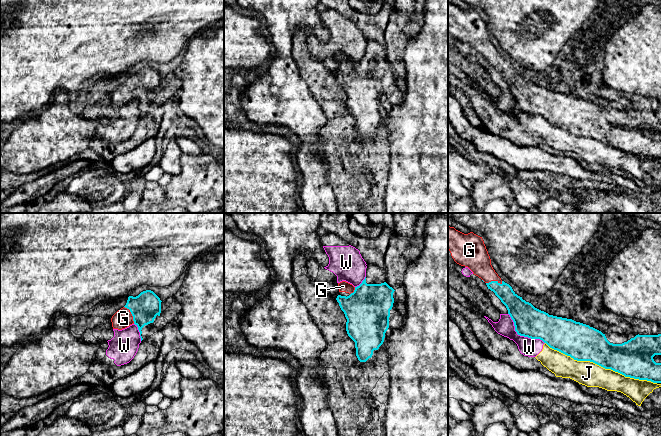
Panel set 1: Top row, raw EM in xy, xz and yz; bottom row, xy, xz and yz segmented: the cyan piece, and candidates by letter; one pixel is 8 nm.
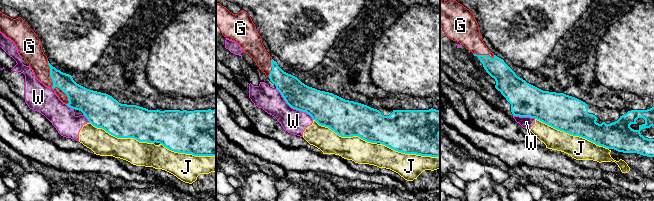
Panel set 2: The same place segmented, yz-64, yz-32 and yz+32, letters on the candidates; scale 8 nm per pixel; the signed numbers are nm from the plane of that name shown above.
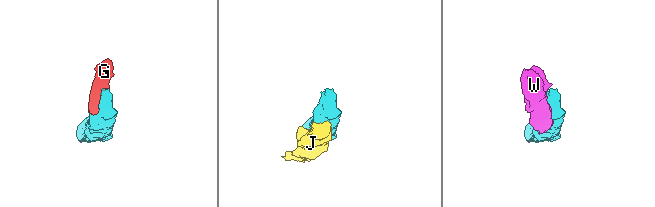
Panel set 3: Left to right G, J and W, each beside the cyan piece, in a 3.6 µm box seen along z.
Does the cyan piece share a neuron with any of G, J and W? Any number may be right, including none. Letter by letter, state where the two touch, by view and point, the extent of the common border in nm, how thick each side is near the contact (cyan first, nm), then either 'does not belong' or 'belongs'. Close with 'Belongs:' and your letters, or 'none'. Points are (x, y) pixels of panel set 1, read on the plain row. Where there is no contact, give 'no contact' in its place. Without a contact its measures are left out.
G: contact xy (131, 89); length 170 nm; calibres 220 and 150 nm; belongs
J: contact yz (601, 142); length 950 nm; calibres 300 and 200 nm; does not belong
W: contact yz (521, 111); length 380 nm; calibres 240 and 150 nm; does not belong
Belongs: G

